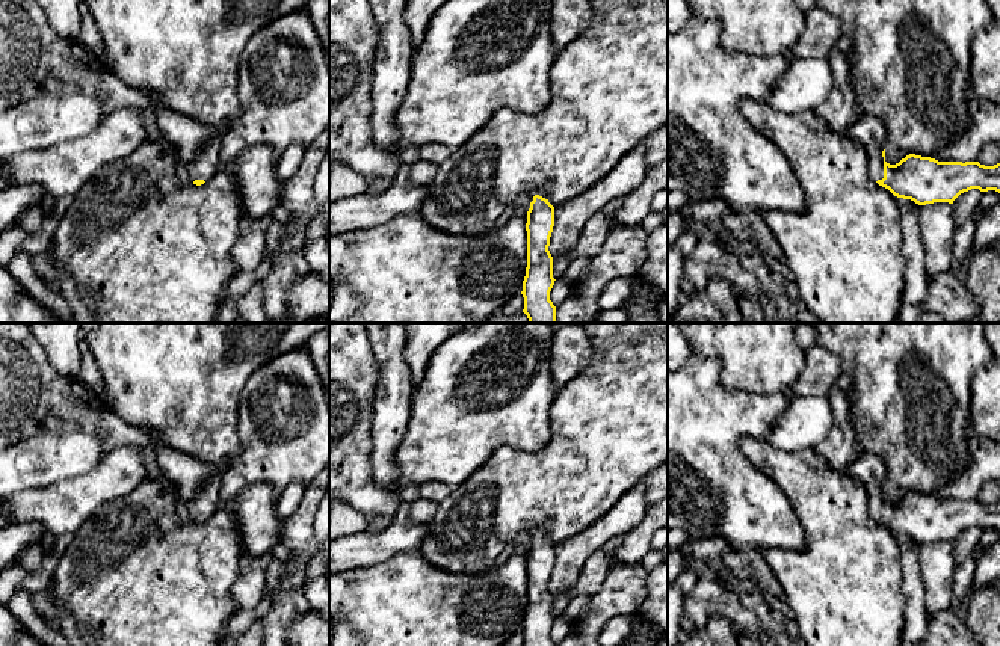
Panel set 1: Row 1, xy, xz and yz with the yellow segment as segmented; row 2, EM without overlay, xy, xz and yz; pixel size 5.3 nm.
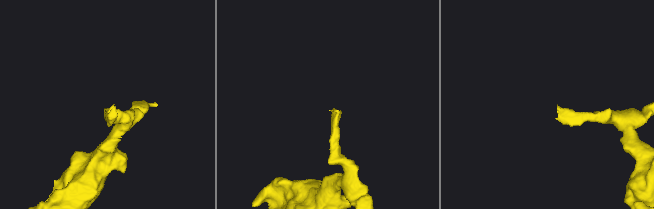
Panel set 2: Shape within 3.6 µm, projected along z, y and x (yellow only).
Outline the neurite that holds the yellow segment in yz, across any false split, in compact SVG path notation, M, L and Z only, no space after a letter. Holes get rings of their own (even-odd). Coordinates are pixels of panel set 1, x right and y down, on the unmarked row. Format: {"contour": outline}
{"contour": "M858 453L846 472L864 483L869 494L869 513L894 534L918 543L953 539L964 530L979 527L1000 531L1000 501L985 504L979 500L938 500L909 492L896 503L885 500L887 469L870 453Z"}

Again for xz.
{"contour": "M541 528L529 531L527 549L527 605L523 619L524 646L556 646L550 638L554 623L553 595L548 589L554 564L554 545Z"}

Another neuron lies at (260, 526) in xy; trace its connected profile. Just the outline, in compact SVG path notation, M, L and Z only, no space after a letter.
M254 483L234 498L234 516L246 557L266 554L281 543L285 519L276 510L279 495L279 491L266 483Z

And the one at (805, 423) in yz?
M795 395L770 429L769 441L785 451L816 450L834 426L828 397Z

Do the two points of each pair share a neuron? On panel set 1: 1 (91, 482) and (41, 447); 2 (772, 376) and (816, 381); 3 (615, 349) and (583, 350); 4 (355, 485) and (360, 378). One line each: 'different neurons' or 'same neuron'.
1: different neurons
2: different neurons
3: different neurons
4: same neuron

